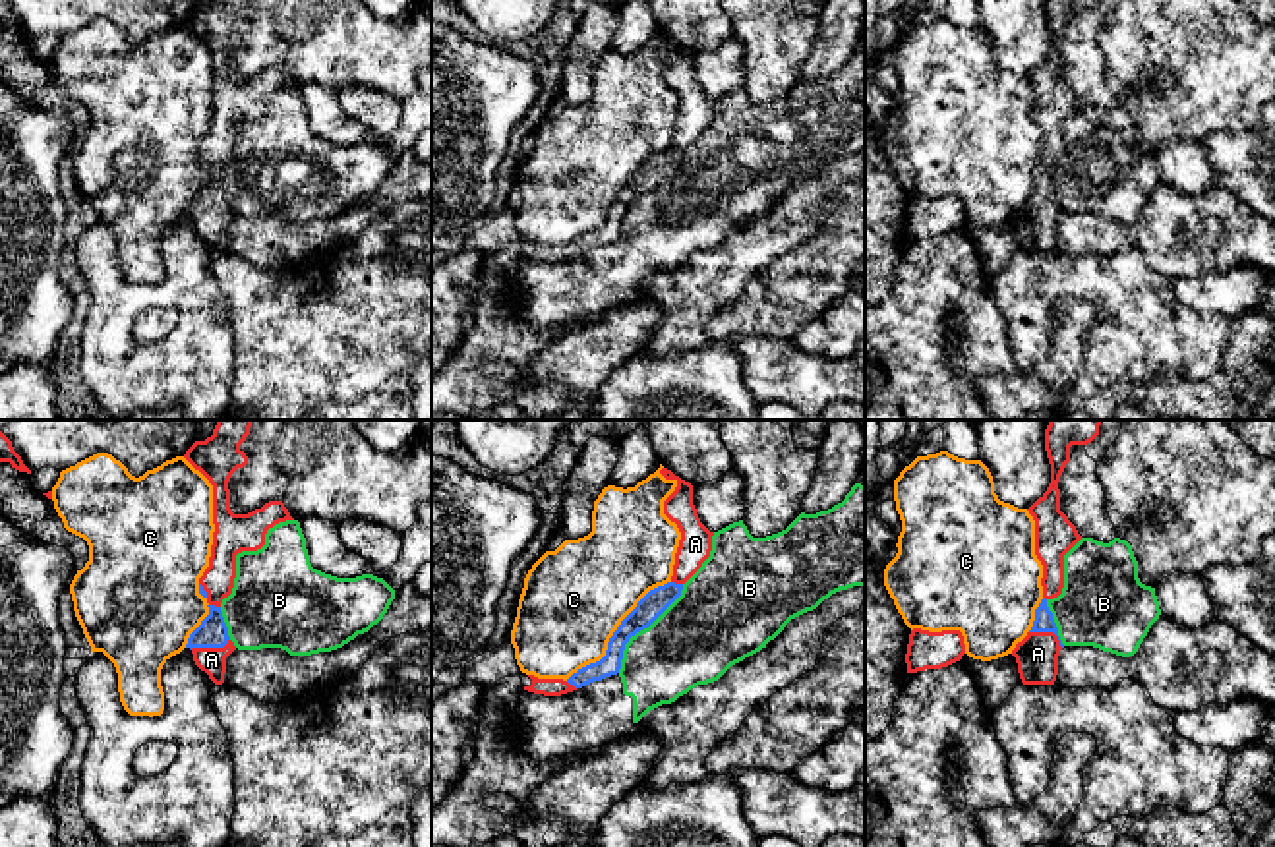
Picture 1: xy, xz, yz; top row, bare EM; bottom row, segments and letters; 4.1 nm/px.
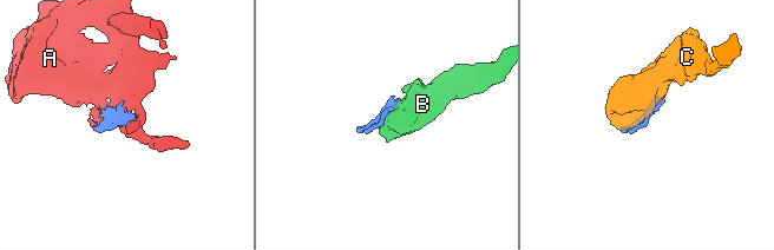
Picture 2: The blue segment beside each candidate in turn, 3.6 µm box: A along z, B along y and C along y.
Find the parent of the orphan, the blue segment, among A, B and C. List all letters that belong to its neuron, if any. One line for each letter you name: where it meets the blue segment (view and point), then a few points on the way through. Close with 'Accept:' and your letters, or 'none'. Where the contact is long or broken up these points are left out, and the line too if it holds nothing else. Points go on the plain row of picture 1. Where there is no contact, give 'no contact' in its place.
A: meets blue in xy at (209, 213)
Accept: A

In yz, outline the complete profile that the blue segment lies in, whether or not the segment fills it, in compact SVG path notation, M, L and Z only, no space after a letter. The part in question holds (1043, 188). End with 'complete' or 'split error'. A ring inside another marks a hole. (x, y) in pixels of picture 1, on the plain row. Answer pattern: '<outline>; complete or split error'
M1045 0L1051 50L1027 75L1035 87L1035 122L1043 131L1043 166L1035 176L1031 197L1012 217L1023 251L1054 251L1058 242L1058 222L1064 211L1047 168L1062 161L1064 122L1082 106L1076 93L1060 77L1058 48L1070 29L1070 14L1087 12L1097 2L1099 0Z; split error

